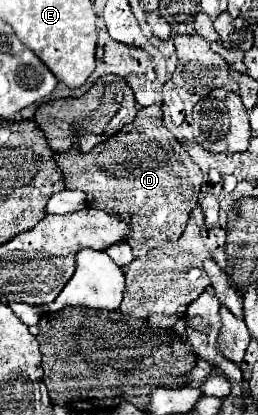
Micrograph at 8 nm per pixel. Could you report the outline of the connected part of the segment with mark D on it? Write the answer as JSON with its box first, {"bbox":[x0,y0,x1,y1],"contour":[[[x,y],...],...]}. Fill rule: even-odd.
{"bbox":[54,105,202,257],"contour":[[[156,105],[138,109],[132,123],[124,125],[122,131],[96,145],[92,151],[80,153],[78,149],[70,149],[66,153],[56,153],[54,161],[64,173],[66,189],[84,191],[88,207],[116,213],[130,225],[128,243],[134,257],[144,257],[148,251],[166,247],[180,239],[186,229],[190,211],[198,205],[202,171],[196,163],[192,163],[190,155],[176,141],[176,137],[164,127],[162,109]],[[180,187],[184,187],[186,193],[186,209],[176,213]]]}

